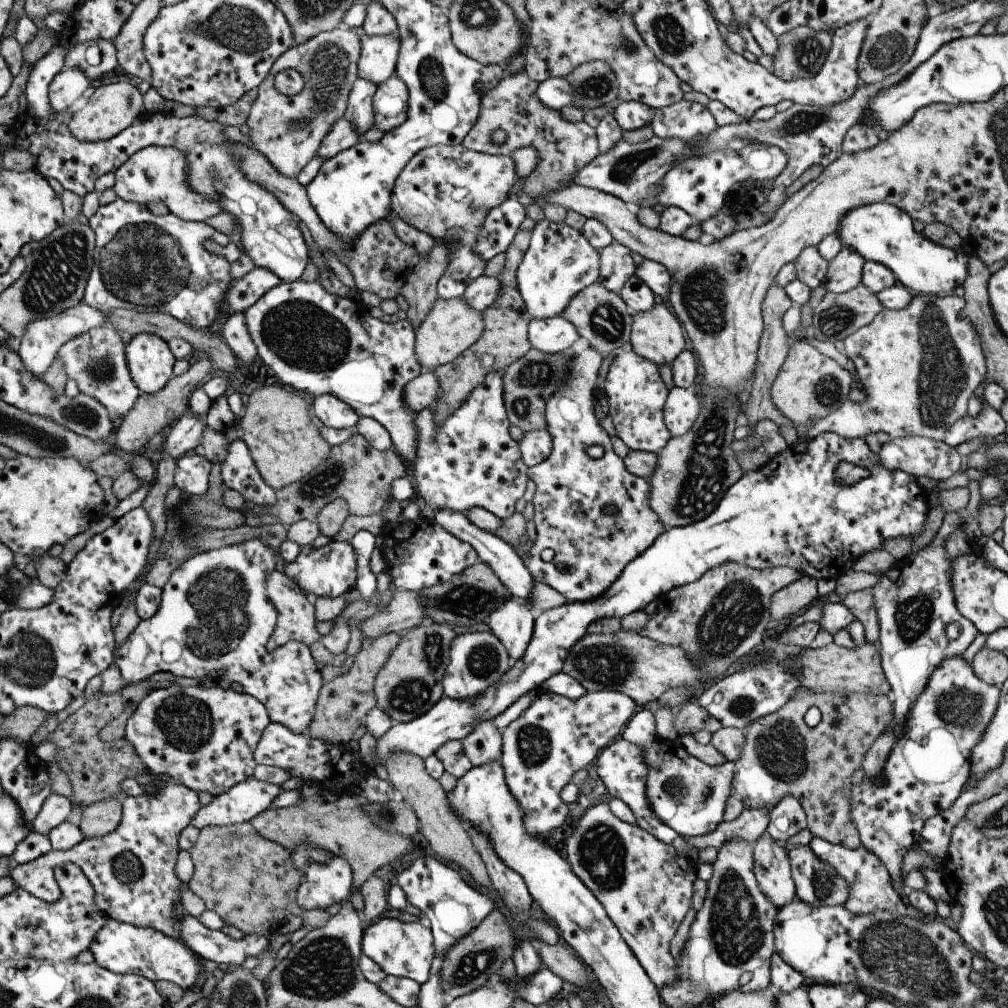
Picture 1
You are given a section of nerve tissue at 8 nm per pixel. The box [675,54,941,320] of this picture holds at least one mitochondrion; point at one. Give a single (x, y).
(805, 122)

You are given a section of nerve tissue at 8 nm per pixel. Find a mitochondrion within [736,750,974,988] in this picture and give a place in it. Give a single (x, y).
(822, 884)

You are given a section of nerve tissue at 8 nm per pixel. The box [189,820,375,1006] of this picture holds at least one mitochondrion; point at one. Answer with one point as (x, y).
(322, 969)

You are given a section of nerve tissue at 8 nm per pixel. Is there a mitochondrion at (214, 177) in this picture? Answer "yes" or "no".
yes

